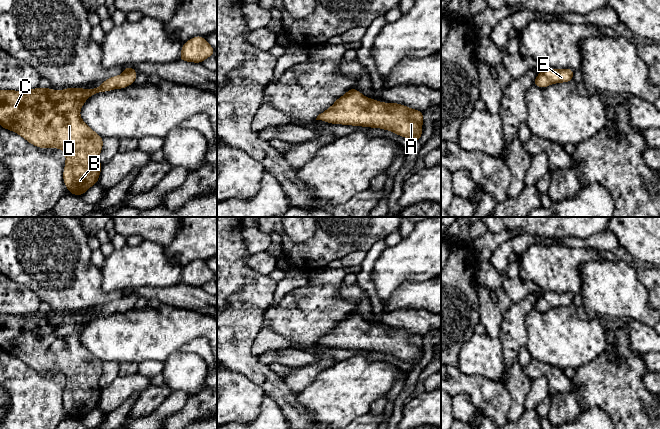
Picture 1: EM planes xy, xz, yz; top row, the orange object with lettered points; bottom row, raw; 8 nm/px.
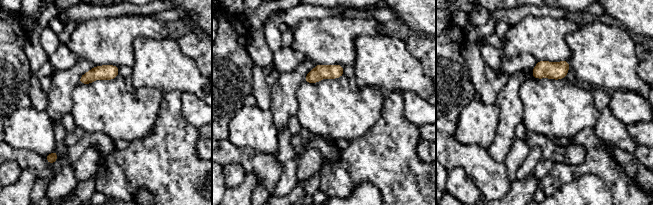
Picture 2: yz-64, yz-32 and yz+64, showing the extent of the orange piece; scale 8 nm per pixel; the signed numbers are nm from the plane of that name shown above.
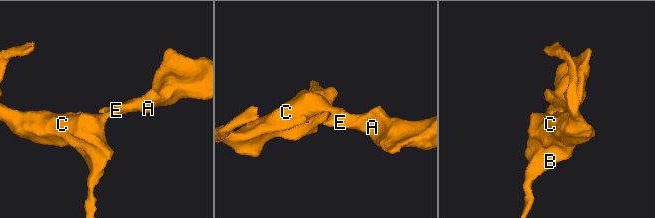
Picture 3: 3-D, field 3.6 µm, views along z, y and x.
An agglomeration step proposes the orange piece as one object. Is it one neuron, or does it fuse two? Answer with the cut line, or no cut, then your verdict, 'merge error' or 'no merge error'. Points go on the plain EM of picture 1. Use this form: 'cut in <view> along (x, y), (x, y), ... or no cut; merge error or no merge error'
no cut; no merge error

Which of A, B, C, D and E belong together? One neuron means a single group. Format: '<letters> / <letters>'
A B C D E

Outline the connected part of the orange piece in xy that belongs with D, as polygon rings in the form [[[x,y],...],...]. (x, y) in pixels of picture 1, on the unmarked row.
[[[131,291],[124,292],[121,299],[106,303],[94,313],[65,312],[55,315],[50,312],[34,312],[25,315],[0,313],[0,349],[22,360],[39,372],[59,372],[65,376],[66,385],[63,404],[68,416],[81,420],[97,408],[102,388],[99,379],[103,362],[93,355],[80,341],[81,331],[92,319],[132,309],[138,297]]]

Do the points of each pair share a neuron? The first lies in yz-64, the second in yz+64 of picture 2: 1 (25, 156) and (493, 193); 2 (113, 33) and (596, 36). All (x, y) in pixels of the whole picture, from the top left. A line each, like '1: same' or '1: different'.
1: same
2: different

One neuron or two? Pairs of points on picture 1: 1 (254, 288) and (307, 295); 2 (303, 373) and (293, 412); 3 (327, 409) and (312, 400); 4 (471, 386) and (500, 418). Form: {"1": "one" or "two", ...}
{"1": "two", "2": "two", "3": "one", "4": "one"}

